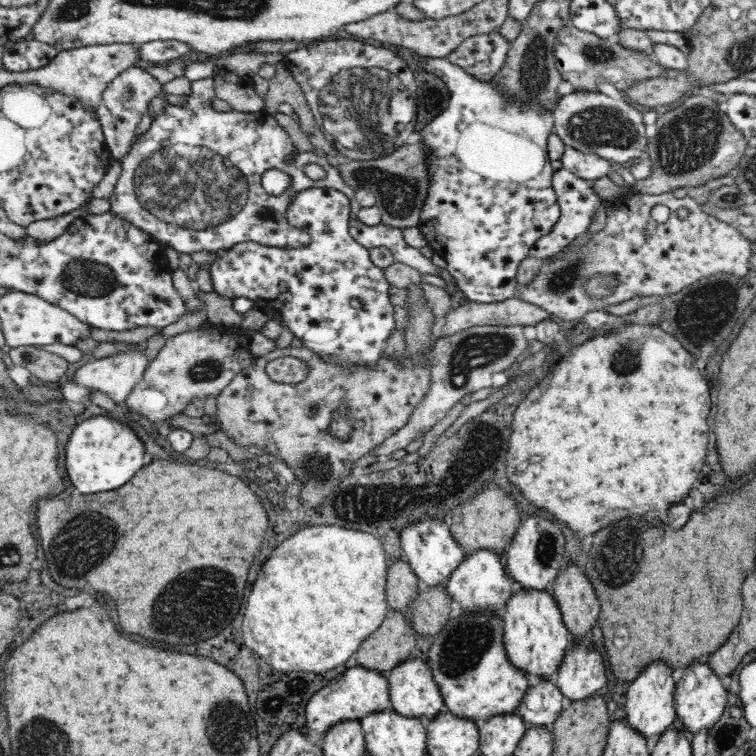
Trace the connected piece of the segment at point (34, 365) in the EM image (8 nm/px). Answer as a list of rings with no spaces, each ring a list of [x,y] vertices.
[[[35,345],[20,346],[10,350],[13,364],[26,367],[35,377],[50,384],[58,384],[58,380],[66,375],[68,362]]]

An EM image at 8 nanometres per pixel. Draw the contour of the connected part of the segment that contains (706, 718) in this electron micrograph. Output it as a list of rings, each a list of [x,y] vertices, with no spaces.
[[[704,660],[704,662],[696,662],[696,664],[686,666],[682,677],[677,682],[674,695],[677,722],[689,732],[691,738],[704,728],[707,733],[718,722],[718,718],[724,712],[728,693],[720,679],[715,672],[712,672],[709,664]]]

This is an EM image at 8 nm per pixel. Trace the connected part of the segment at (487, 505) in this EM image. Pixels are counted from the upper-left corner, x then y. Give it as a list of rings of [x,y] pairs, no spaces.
[[[490,484],[488,488],[484,488],[484,492],[480,492],[480,496],[452,512],[452,526],[449,529],[455,541],[463,548],[465,556],[470,556],[478,550],[493,550],[502,555],[510,546],[522,519],[514,499],[510,499],[502,487]]]

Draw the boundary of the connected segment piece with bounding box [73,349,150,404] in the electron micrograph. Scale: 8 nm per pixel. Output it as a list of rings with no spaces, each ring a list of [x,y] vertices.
[[[131,349],[80,366],[73,380],[90,393],[101,392],[118,404],[133,392],[149,362],[145,351]]]

